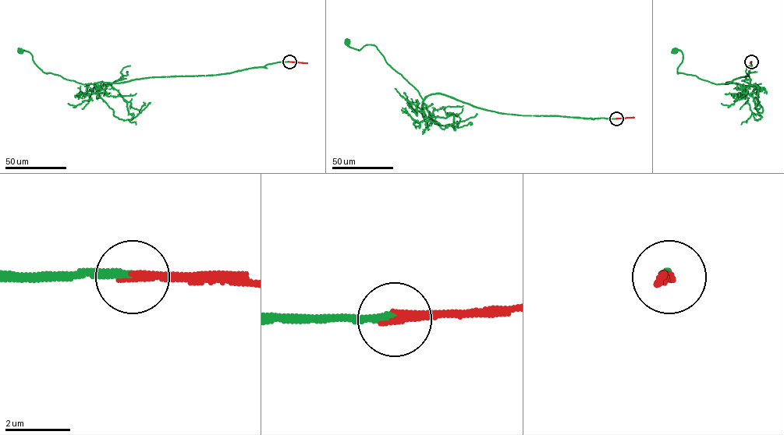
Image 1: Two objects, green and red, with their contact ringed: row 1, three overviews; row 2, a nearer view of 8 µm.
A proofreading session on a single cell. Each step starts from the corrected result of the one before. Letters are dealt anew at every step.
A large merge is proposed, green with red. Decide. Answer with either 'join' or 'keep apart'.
join

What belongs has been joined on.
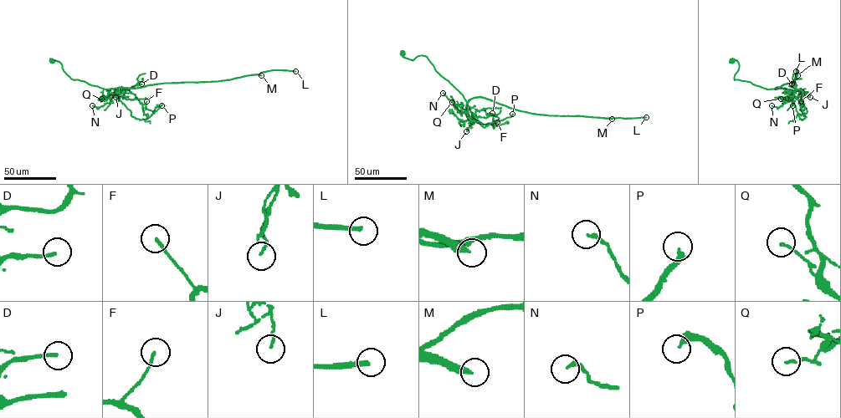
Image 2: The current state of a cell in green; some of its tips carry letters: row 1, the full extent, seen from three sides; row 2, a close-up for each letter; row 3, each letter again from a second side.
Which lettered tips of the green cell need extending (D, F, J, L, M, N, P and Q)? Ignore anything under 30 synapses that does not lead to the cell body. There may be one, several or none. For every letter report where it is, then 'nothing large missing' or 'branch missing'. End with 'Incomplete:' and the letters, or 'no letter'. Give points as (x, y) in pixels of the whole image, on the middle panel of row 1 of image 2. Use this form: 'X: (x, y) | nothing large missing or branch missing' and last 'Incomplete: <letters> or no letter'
D: (492, 113) | nothing large missing
F: (497, 122) | nothing large missing
J: (466, 131) | nothing large missing
L: (646, 117) | branch missing
M: (612, 119) | branch missing
N: (443, 93) | nothing large missing
P: (512, 114) | nothing large missing
Q: (452, 102) | nothing large missing
Incomplete: L, M

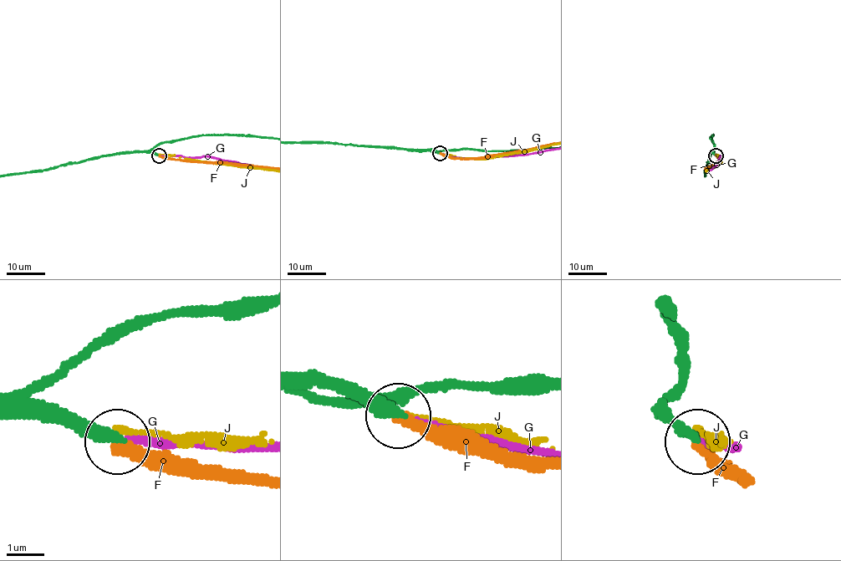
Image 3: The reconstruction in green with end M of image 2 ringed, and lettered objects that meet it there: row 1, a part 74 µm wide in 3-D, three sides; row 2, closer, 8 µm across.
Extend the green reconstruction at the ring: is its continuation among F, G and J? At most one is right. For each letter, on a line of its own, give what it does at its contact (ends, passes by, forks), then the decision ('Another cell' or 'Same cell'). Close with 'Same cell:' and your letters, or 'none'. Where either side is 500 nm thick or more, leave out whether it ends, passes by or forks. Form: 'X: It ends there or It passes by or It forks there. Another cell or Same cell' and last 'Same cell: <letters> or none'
F: It ends there. Same cell
G: It ends there. Another cell
J: It ends there. Another cell
Same cell: F

